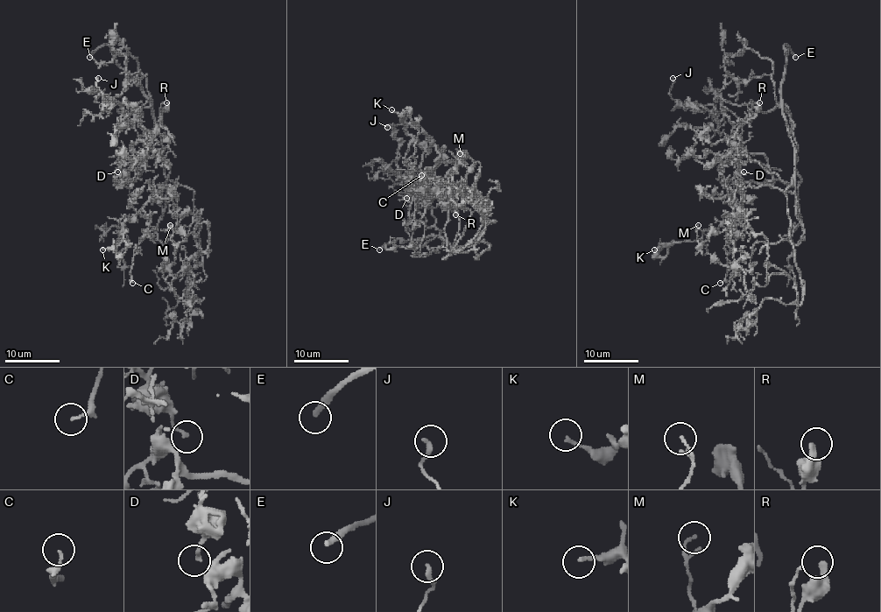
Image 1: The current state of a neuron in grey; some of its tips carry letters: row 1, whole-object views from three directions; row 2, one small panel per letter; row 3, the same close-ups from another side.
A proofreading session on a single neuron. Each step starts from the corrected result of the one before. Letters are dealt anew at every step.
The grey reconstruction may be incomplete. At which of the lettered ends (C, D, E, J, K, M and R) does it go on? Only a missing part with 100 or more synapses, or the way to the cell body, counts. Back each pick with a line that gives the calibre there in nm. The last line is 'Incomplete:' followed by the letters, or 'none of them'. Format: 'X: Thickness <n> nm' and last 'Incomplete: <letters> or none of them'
E: Thickness 280 nm
Incomplete: E

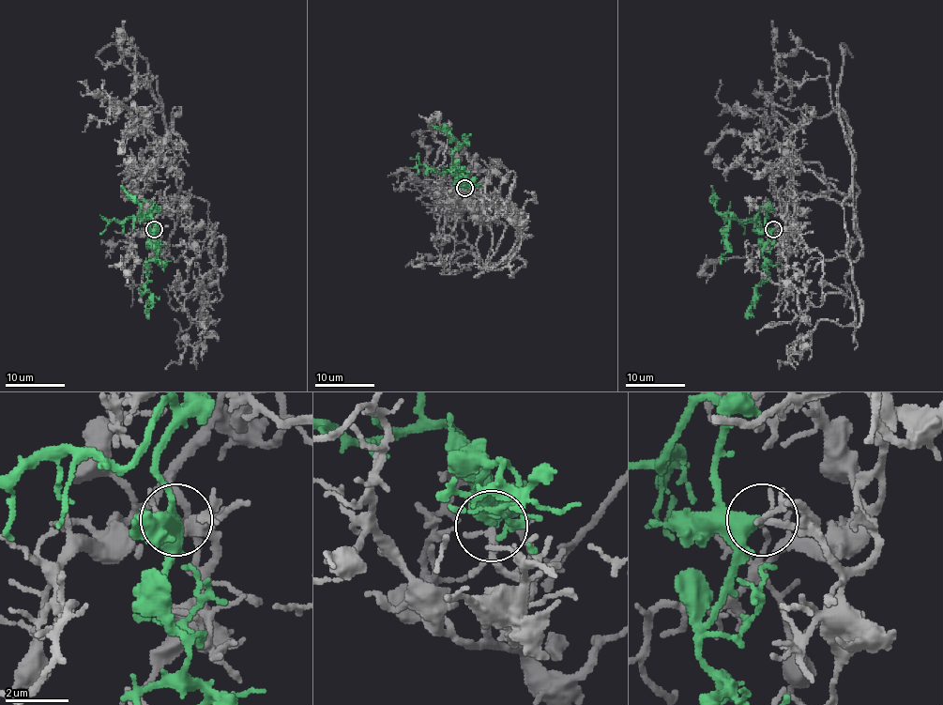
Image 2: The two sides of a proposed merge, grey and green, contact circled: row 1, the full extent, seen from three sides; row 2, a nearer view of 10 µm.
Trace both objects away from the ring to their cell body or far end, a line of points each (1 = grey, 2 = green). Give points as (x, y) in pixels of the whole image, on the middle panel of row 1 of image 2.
1: (464, 189), (463, 207), (484, 209), (487, 268), (453, 274), (444, 243), (471, 160), (433, 137)
2: (464, 187), (461, 179), (463, 178), (451, 166), (451, 153), (457, 144), (450, 130), (431, 125)

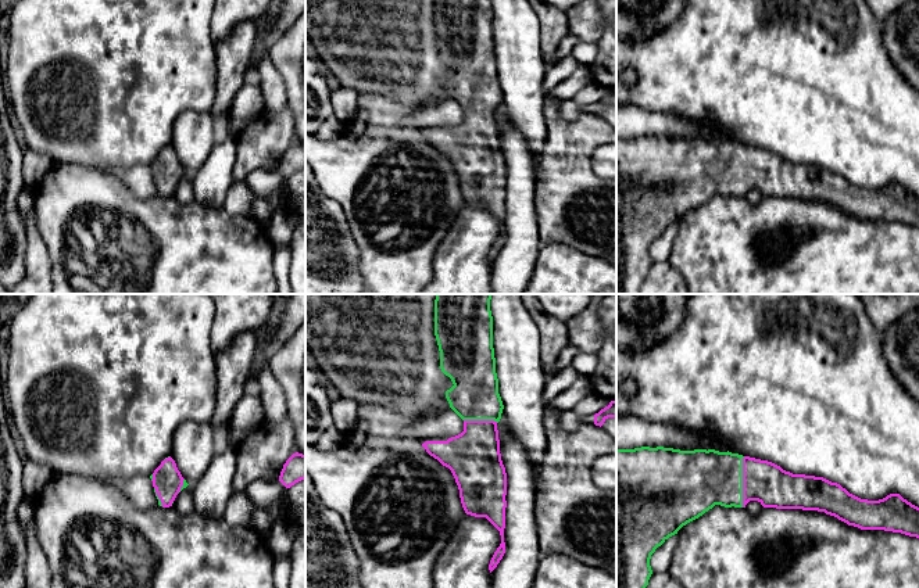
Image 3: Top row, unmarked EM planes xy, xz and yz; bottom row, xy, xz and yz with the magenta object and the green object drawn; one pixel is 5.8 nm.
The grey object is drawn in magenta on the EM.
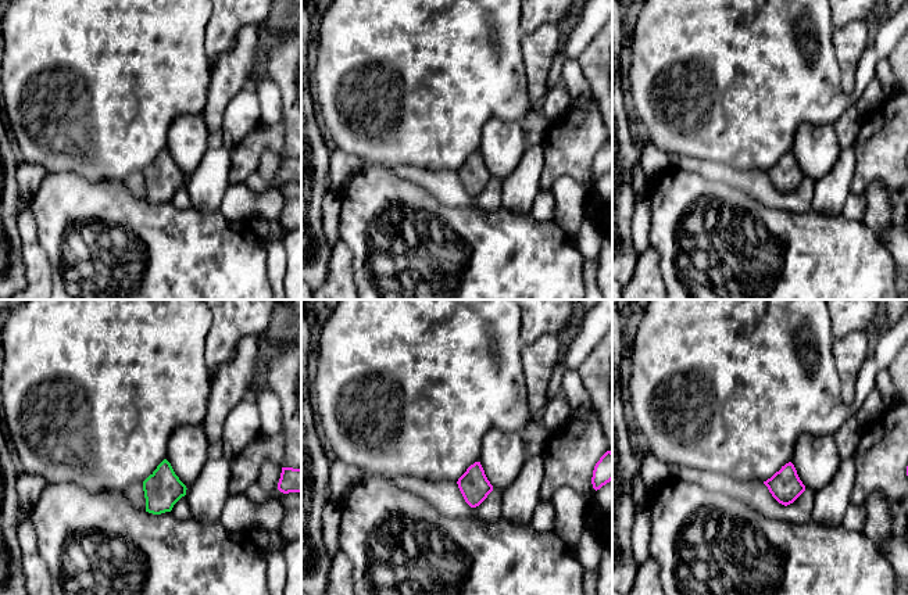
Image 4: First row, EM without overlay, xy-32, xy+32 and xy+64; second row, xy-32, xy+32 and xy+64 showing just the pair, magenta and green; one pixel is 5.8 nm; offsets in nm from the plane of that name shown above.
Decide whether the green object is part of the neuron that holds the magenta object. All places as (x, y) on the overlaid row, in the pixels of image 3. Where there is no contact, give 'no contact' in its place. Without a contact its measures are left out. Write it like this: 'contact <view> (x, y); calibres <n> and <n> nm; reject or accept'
contact yz (743, 481); calibres 240 and 340 nm; accept

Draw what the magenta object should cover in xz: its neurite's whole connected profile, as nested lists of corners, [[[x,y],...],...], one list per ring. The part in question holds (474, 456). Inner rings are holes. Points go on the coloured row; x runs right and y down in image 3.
[[[436,294],[435,336],[440,351],[440,369],[454,384],[446,391],[446,398],[464,420],[464,431],[447,441],[426,441],[422,447],[451,470],[465,513],[486,517],[500,531],[501,544],[489,564],[491,573],[505,553],[507,473],[497,430],[504,405],[496,373],[490,300],[491,294]]]

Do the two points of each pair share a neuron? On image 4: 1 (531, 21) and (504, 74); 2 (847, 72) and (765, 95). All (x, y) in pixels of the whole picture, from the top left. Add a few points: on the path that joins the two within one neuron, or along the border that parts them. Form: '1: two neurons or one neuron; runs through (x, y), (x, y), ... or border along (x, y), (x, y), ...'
1: two neurons; border along (519, 14), (522, 35)
2: two neurons; border along (833, 42), (840, 85), (851, 95)

